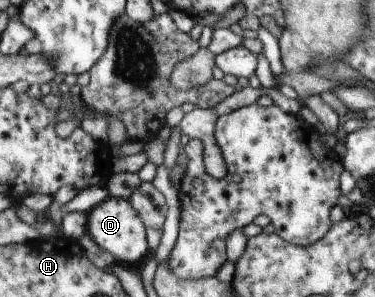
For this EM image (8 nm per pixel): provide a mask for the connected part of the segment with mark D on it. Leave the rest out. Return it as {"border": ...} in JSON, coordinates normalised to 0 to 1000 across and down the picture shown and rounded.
{"border":[[[291,667],[235,717],[232,788],[269,835],[333,892],[387,882],[403,859],[387,744],[336,670]]]}

